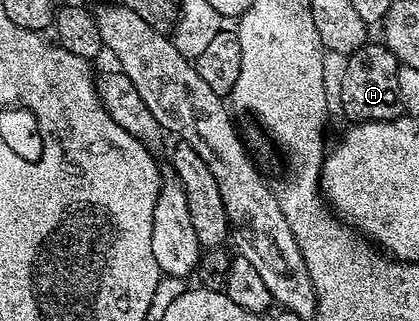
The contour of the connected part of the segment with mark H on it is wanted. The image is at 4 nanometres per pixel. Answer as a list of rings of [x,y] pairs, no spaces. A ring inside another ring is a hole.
[[[368,42],[356,52],[346,57],[343,77],[339,80],[339,104],[348,116],[348,121],[394,120],[401,112],[397,74],[400,70],[399,59],[386,44]]]

